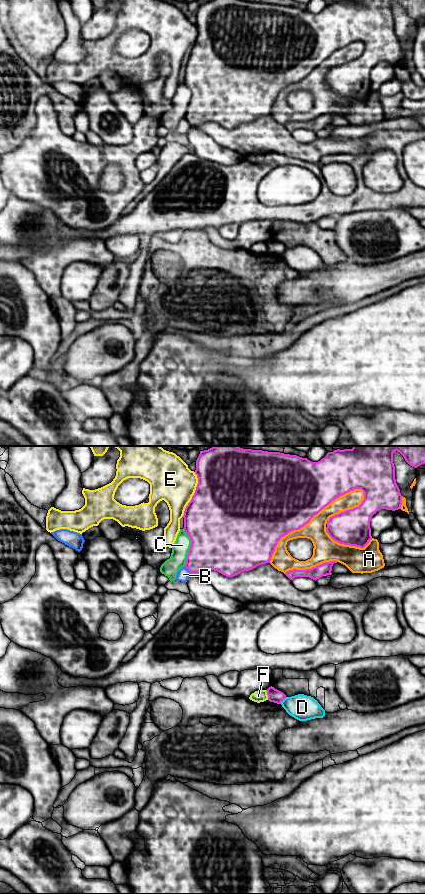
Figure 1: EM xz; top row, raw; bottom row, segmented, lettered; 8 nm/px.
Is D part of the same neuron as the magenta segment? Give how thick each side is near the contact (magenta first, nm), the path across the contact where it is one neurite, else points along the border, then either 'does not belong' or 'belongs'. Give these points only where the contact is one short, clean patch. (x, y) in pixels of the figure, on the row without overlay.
calibres 110 and 200 nm; border xz (286, 249), (280, 255); does not belong

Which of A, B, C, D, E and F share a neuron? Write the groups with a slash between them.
A / B / C / D F / E

